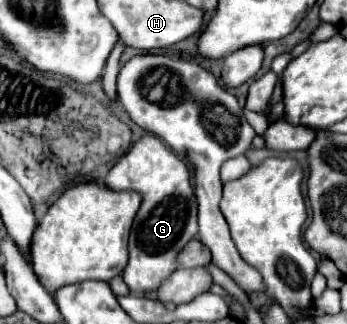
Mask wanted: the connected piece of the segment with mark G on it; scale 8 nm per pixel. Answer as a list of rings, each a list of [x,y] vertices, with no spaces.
[[[144,136],[110,168],[104,184],[112,190],[134,190],[142,196],[142,204],[134,218],[134,234],[130,234],[130,260],[122,278],[136,294],[158,288],[162,280],[176,270],[176,254],[198,234],[196,196],[190,186],[190,170],[186,162],[160,138]]]

